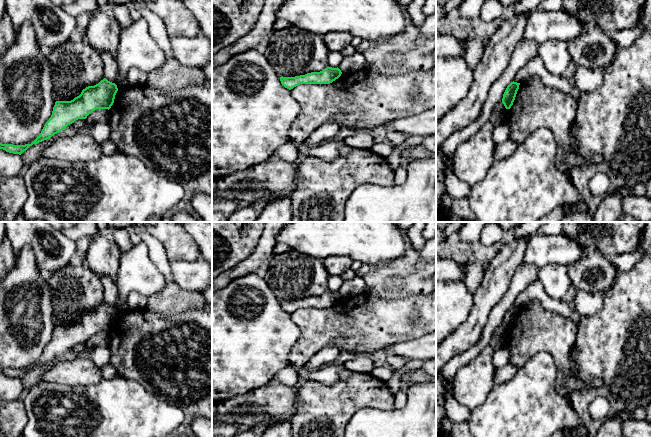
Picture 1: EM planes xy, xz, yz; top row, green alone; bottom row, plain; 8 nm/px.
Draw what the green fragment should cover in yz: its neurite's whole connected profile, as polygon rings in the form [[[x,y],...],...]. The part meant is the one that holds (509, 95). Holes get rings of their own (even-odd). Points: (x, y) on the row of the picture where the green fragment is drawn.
[[[513,81],[507,86],[502,98],[502,103],[506,109],[510,109],[513,105],[517,91],[519,89],[519,85],[520,83]]]

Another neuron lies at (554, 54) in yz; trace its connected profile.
[[[548,40],[539,45],[538,56],[546,70],[555,76],[563,76],[572,61],[568,43],[561,40]]]

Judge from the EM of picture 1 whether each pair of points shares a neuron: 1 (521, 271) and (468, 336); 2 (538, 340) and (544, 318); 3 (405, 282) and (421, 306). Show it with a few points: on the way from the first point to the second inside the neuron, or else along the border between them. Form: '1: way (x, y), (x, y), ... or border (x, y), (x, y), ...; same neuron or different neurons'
1: border (517, 265), (507, 291), (494, 306); different neurons
2: way (538, 335), (544, 323); same neuron
3: border (413, 293), (390, 300); different neurons

